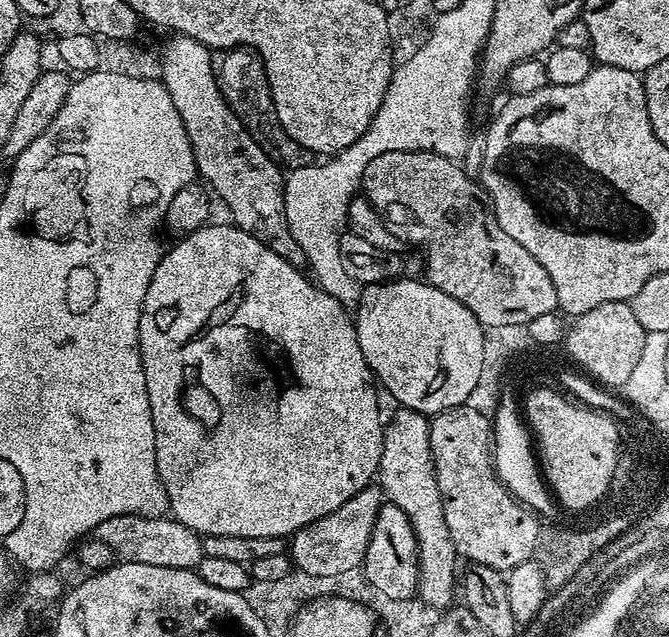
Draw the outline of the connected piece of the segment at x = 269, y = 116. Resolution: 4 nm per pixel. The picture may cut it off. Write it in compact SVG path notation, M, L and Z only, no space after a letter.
M232 46L221 56L217 55L212 61L216 71L216 81L220 94L227 100L232 112L246 126L248 133L263 146L269 156L275 158L281 169L308 168L314 163L314 154L308 148L302 148L278 122L278 110L272 101L272 91L268 85L268 75L264 69L264 59L247 46Z

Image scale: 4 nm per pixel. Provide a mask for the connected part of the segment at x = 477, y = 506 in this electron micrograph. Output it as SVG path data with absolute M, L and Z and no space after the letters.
M461 406L451 408L445 412L435 413L430 420L430 450L434 458L434 466L436 467L436 477L438 478L438 490L442 494L442 510L446 514L446 526L450 530L450 538L454 542L457 553L461 557L464 556L473 565L481 564L482 566L493 567L494 570L507 574L511 568L518 566L522 562L533 559L537 555L536 543L542 540L542 524L538 519L537 513L531 508L525 507L517 500L509 491L507 486L500 480L496 473L496 462L493 459L493 421L479 407Z

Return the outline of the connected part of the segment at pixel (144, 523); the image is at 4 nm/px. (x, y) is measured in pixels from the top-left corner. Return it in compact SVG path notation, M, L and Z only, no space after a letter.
M164 514L110 519L95 528L94 536L116 555L117 561L125 564L196 570L206 555L200 533L186 527L181 520L169 518Z

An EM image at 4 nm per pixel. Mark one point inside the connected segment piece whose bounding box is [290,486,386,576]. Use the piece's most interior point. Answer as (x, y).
(338, 541)

